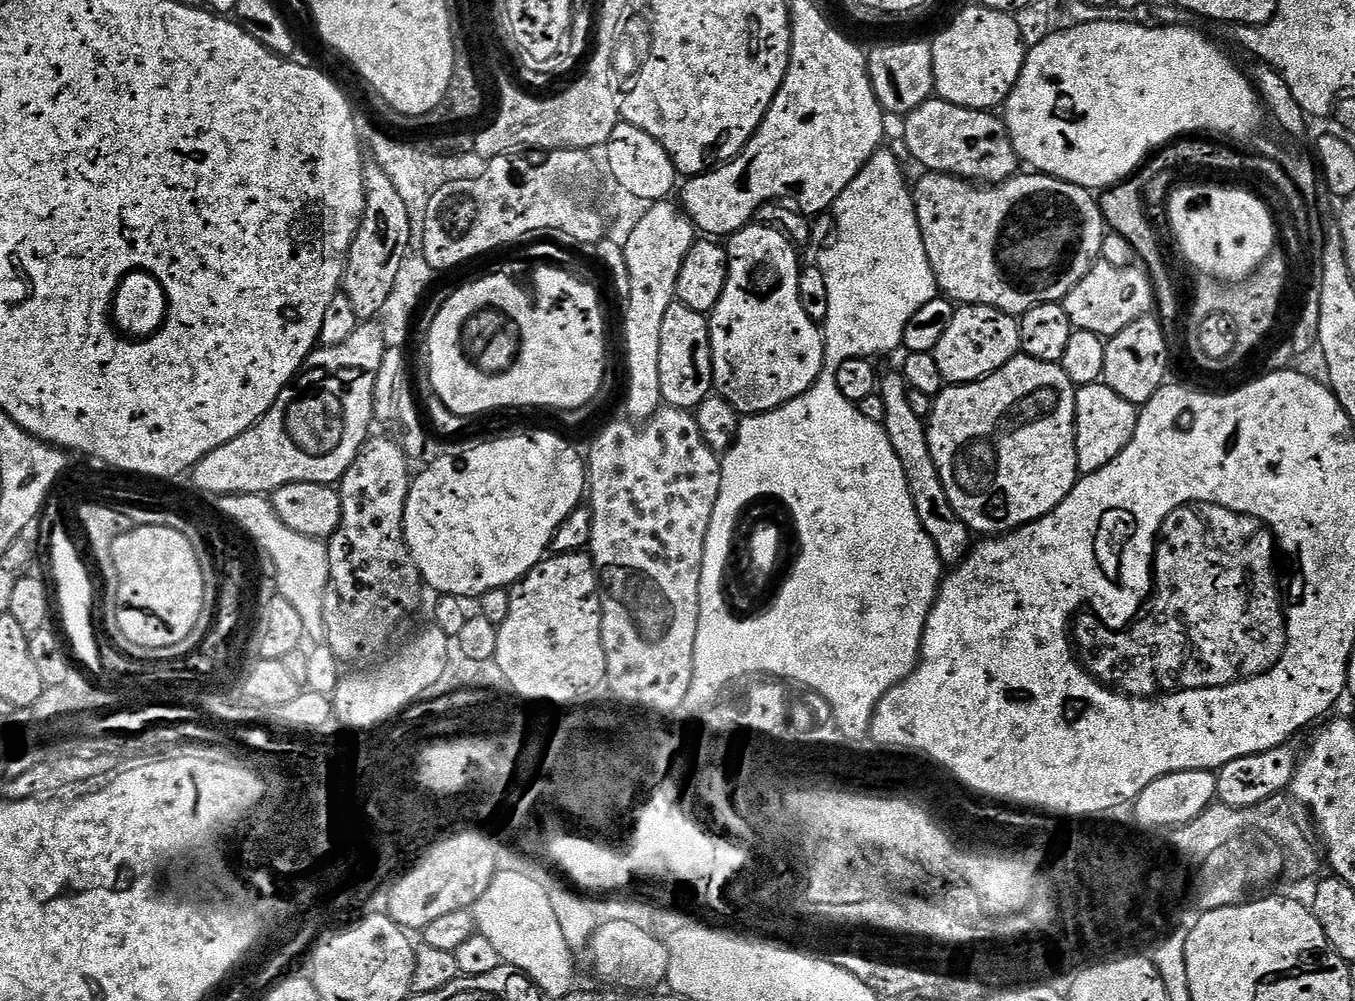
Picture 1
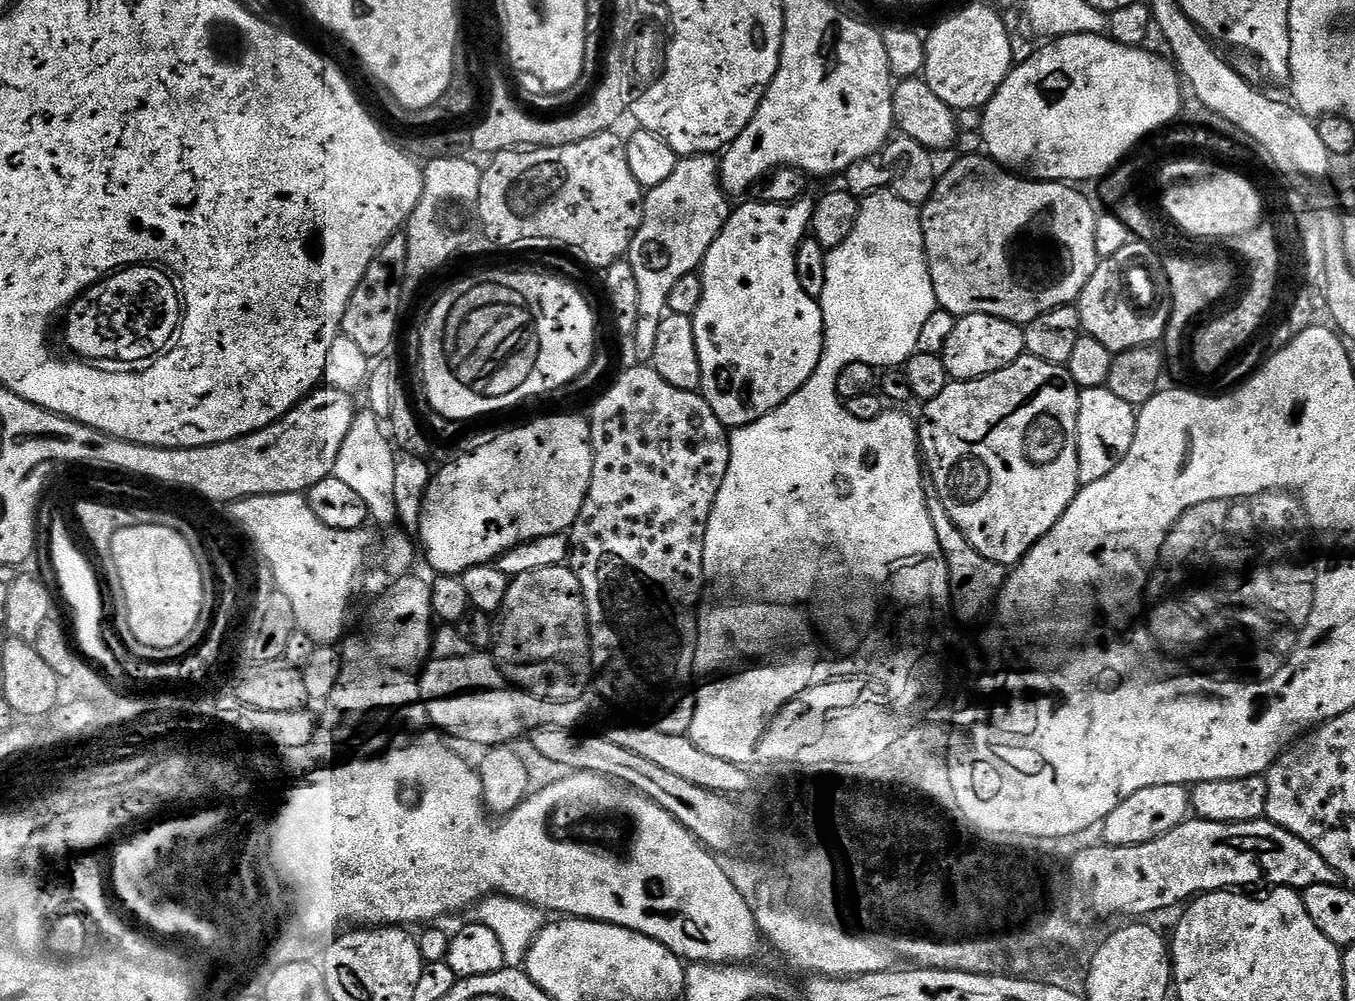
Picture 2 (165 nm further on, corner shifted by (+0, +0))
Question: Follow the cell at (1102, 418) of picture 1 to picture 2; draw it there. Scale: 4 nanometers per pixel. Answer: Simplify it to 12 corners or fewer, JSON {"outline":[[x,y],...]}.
{"outline":[[1107,386],[1078,402],[1078,478],[1106,478],[1134,446],[1137,409]]}

